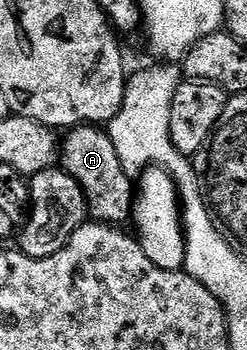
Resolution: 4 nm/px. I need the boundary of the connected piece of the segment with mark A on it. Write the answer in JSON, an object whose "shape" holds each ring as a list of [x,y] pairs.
{"shape":[[[86,125],[74,127],[66,135],[69,136],[59,143],[59,163],[81,187],[88,218],[110,225],[128,224],[133,214],[135,183],[123,169],[123,161],[119,161],[119,153],[115,153],[108,130],[97,125]]]}

